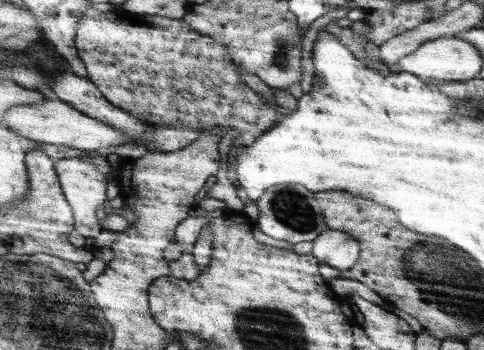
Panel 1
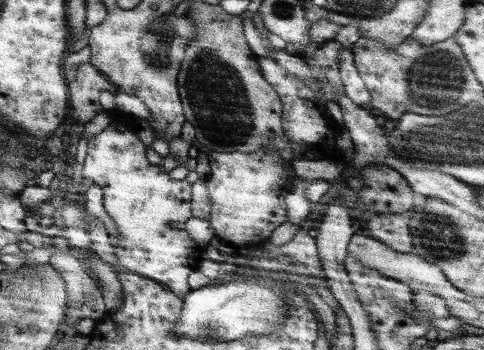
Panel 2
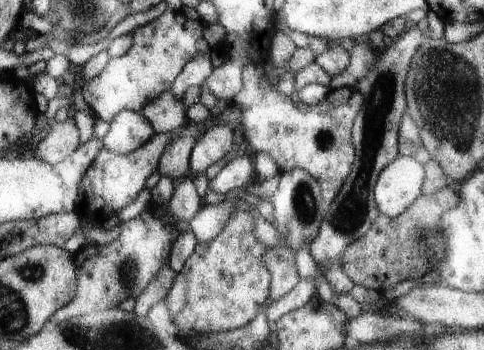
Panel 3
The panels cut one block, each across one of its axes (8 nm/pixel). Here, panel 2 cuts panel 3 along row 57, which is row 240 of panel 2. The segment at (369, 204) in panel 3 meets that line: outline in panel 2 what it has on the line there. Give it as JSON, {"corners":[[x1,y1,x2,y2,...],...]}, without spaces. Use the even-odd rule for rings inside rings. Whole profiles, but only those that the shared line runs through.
{"corners":[[379,214,367,222,367,232,395,252,413,254,413,238,407,222,409,218,403,214]]}

